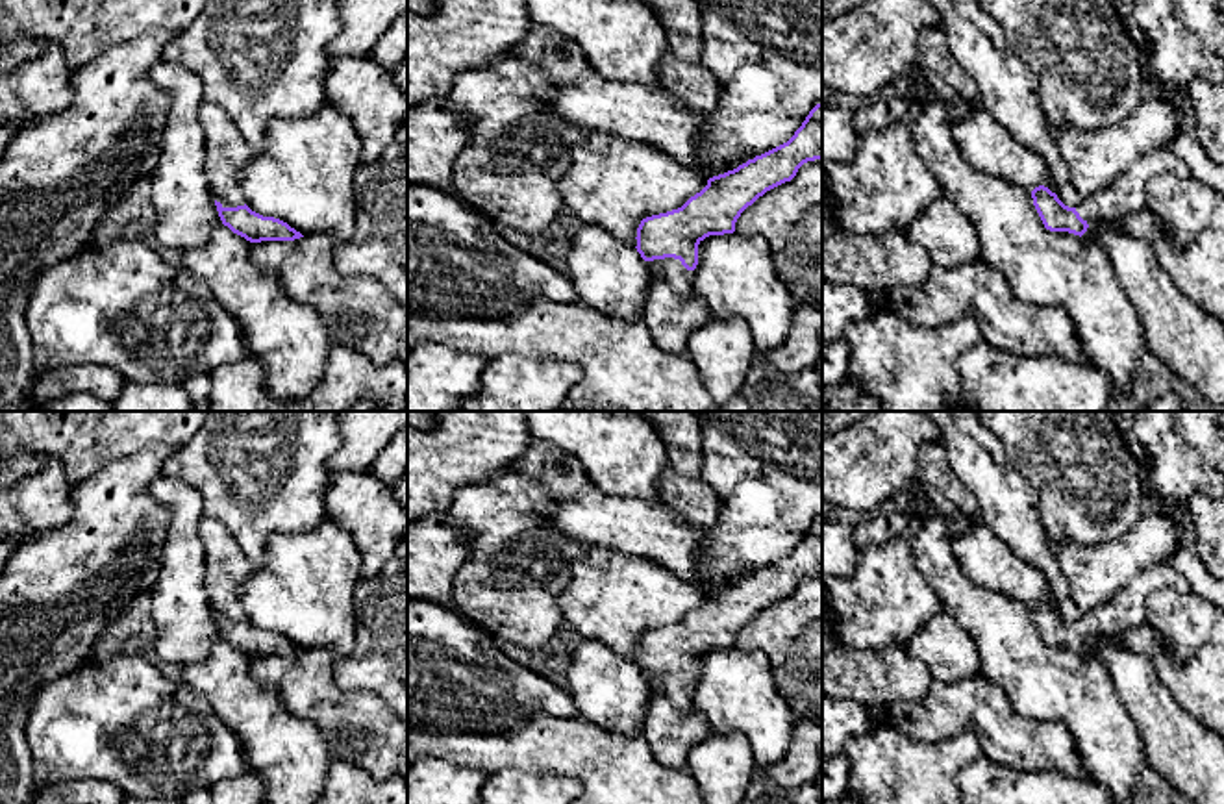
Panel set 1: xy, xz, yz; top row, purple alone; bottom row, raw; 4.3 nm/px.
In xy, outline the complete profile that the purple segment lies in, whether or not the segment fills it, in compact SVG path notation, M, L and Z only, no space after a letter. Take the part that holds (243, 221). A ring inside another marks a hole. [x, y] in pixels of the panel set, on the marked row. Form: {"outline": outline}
{"outline": "M215 200L215 206L222 224L250 243L294 241L304 237L287 222L274 217L263 217L252 211L246 204L237 207L224 207L220 202Z"}

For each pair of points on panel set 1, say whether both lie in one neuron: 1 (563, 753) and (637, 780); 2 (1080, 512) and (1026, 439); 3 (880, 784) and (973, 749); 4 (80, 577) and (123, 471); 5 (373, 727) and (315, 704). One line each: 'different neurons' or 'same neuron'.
1: same neuron
2: same neuron
3: same neuron
4: same neuron
5: same neuron

